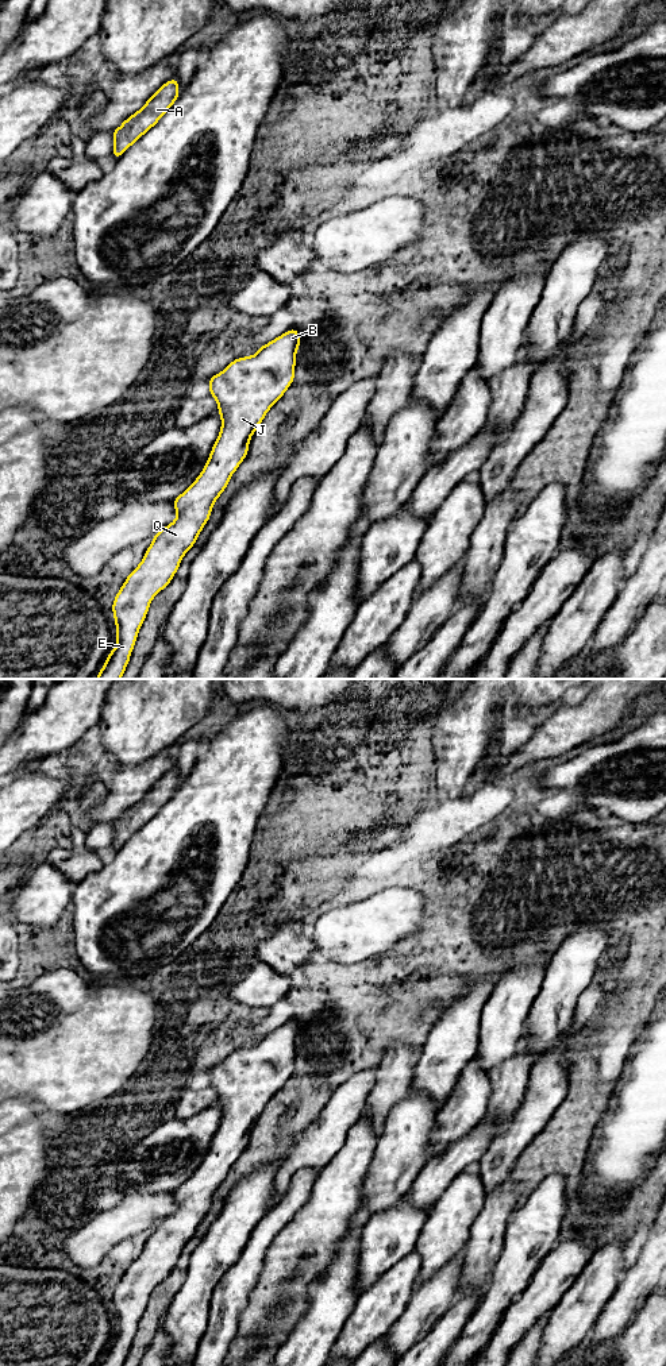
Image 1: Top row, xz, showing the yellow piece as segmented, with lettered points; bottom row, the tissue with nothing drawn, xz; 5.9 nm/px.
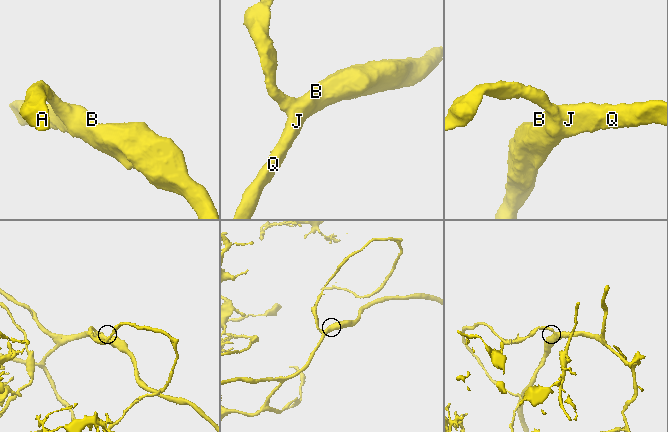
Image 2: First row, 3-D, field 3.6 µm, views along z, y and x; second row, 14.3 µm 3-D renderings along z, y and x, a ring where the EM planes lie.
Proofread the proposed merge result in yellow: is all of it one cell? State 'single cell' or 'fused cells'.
single cell

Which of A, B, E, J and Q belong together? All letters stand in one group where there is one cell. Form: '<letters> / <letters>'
A B E J Q

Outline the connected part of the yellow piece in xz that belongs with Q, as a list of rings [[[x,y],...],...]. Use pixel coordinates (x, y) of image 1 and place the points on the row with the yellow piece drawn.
[[[292,328],[270,343],[259,347],[253,356],[236,358],[222,373],[208,379],[209,395],[219,404],[220,433],[212,447],[204,470],[174,501],[176,520],[153,536],[140,564],[127,576],[112,603],[118,630],[116,647],[109,652],[96,679],[120,679],[130,661],[138,632],[146,618],[153,598],[173,579],[184,555],[193,547],[211,517],[212,506],[227,487],[230,478],[247,456],[249,441],[269,409],[284,395],[294,379],[296,350],[300,333]]]

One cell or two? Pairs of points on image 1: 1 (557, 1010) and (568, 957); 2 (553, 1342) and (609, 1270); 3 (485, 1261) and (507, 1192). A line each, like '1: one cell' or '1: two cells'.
1: one cell
2: one cell
3: one cell

